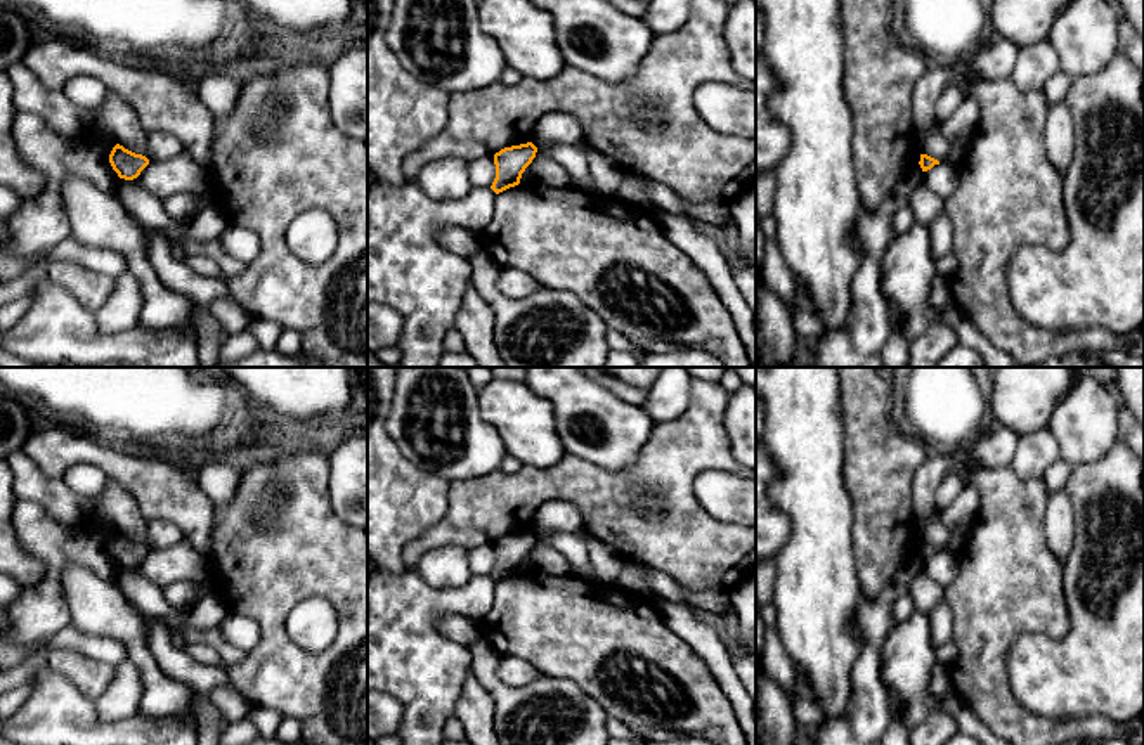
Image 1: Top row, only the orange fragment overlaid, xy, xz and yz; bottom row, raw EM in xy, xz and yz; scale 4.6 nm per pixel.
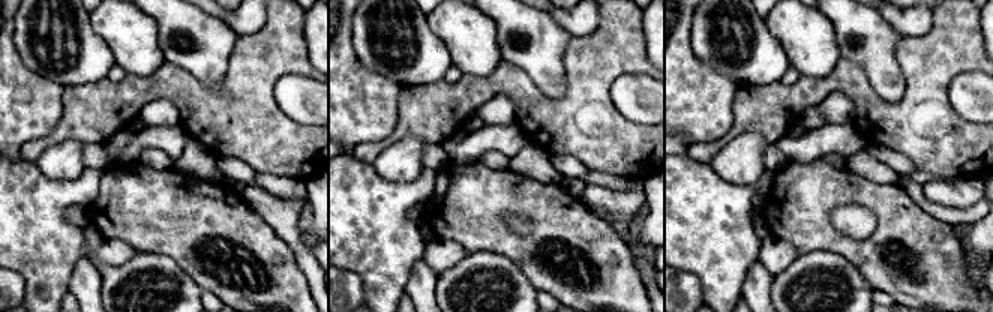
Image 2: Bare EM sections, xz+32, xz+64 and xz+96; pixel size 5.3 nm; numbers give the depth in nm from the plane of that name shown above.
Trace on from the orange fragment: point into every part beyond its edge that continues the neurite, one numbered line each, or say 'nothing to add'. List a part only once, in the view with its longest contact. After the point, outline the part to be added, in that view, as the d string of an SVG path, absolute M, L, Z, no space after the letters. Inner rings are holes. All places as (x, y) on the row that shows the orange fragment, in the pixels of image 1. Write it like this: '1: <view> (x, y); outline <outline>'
nothing to add

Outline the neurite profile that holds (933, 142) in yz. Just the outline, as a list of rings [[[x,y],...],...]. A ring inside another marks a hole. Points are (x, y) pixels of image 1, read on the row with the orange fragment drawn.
[[[934,120],[922,133],[919,133],[922,154],[927,154],[939,163],[950,163],[950,140],[941,135],[939,123],[939,120]]]

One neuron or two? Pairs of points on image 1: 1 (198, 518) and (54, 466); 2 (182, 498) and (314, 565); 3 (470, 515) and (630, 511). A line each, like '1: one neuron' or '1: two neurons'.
1: one neuron
2: two neurons
3: one neuron

